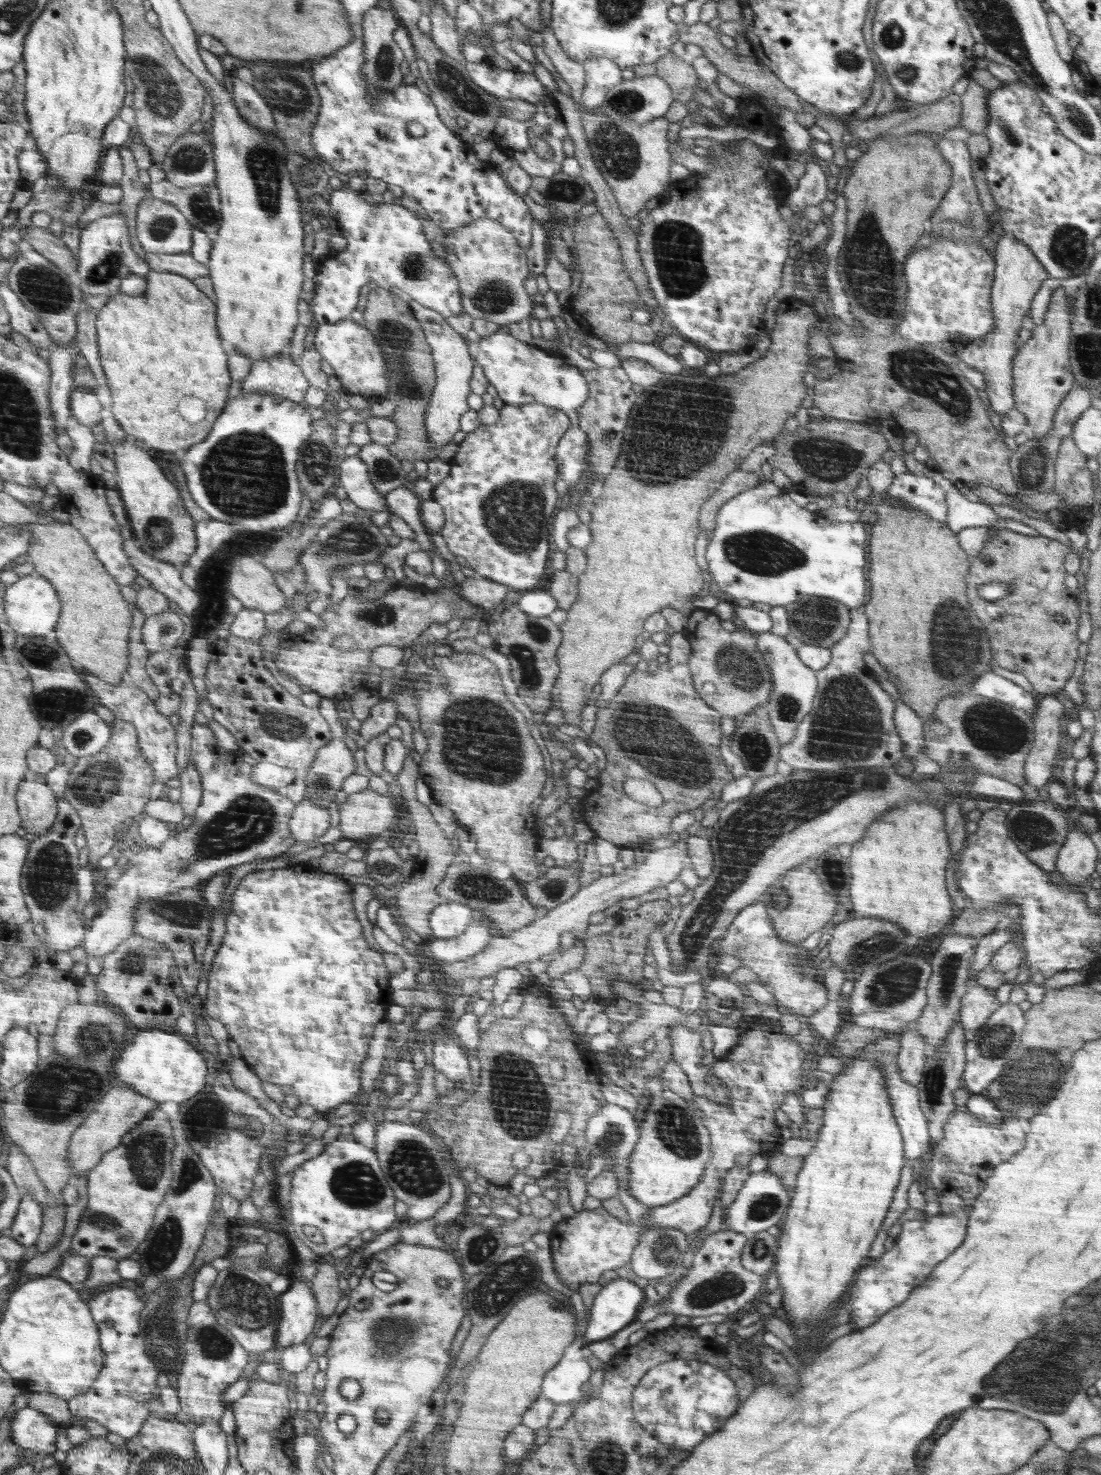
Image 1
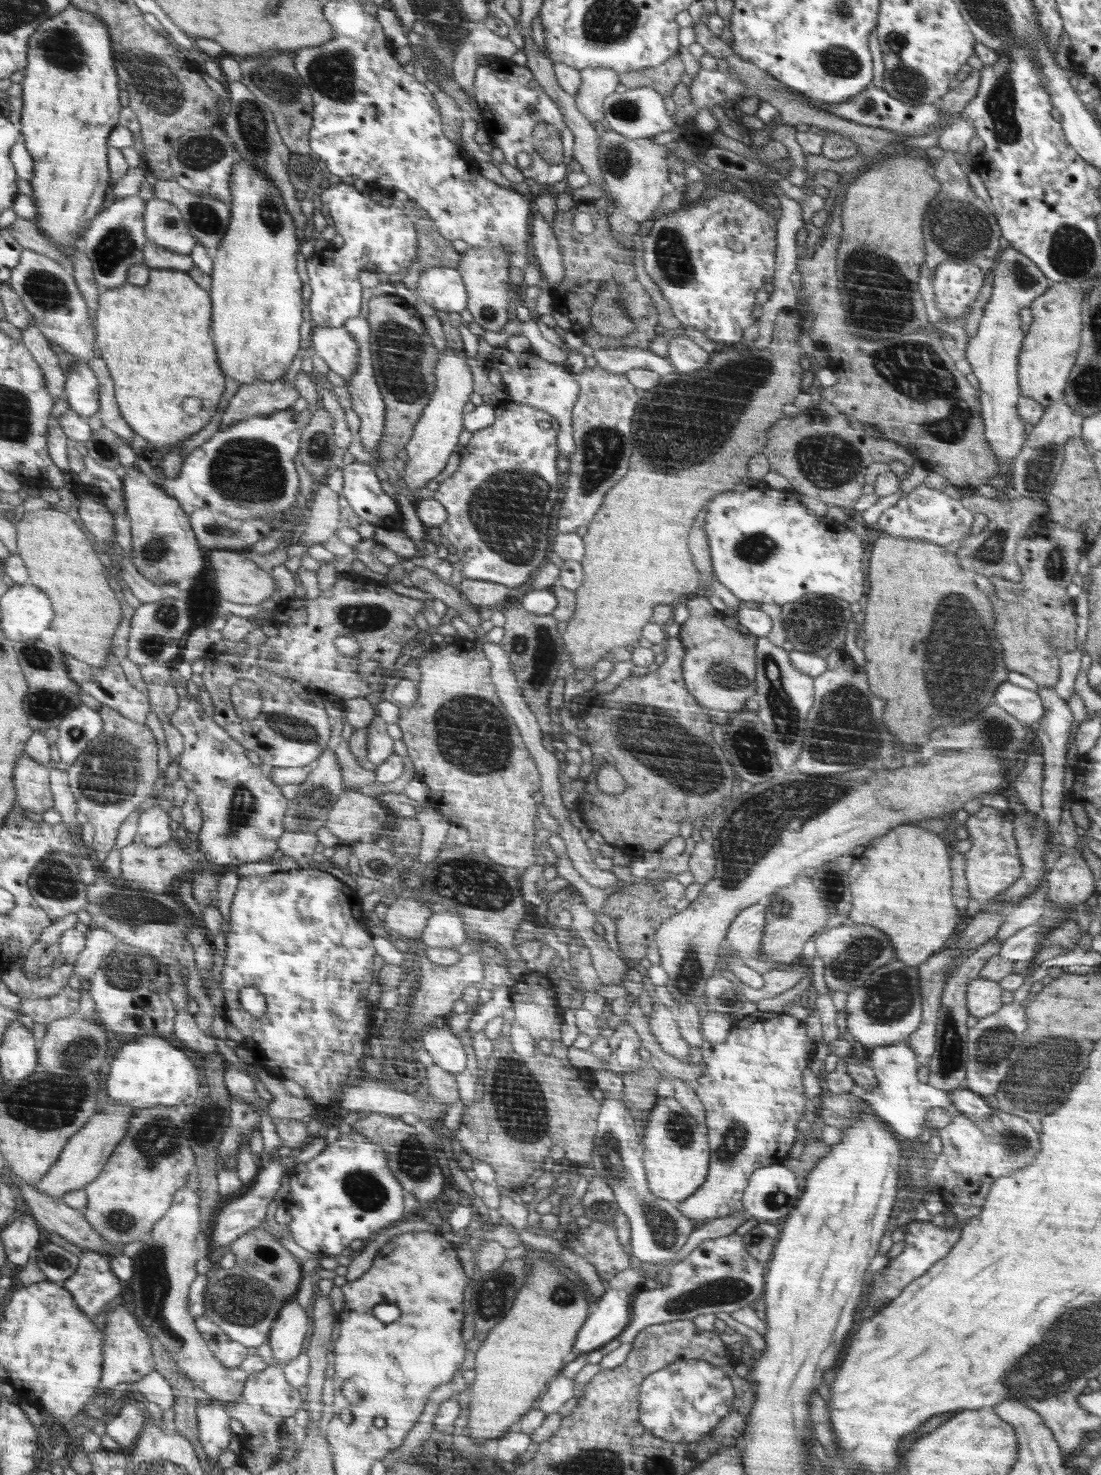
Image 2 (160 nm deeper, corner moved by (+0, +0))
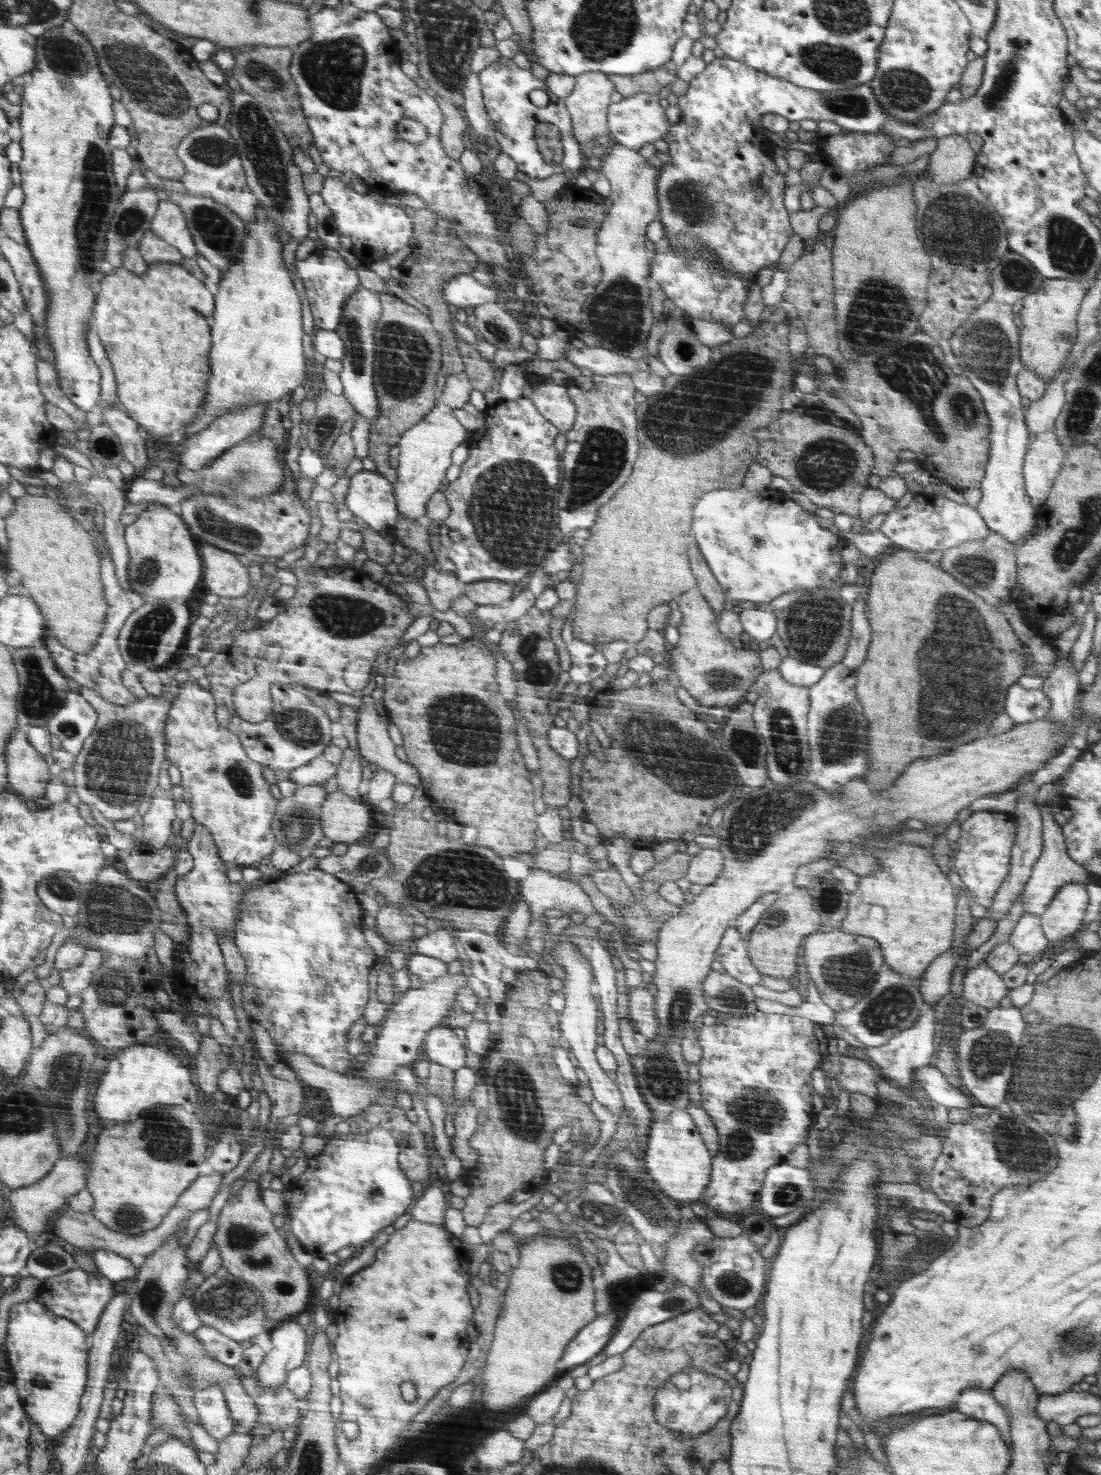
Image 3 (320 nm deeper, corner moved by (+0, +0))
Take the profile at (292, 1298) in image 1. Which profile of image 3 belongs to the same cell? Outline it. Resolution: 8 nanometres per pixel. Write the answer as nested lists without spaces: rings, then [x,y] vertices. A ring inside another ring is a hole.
[[[285,1320],[270,1332],[272,1350],[265,1353],[255,1376],[261,1388],[276,1388],[285,1383],[291,1370],[305,1364],[306,1332],[296,1320]]]

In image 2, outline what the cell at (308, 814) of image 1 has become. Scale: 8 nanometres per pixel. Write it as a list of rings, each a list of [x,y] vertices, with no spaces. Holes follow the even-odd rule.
[[[286,831],[278,843],[278,850],[284,855],[291,856],[302,869],[310,869],[314,861],[314,848],[318,844],[316,832],[288,832]]]

